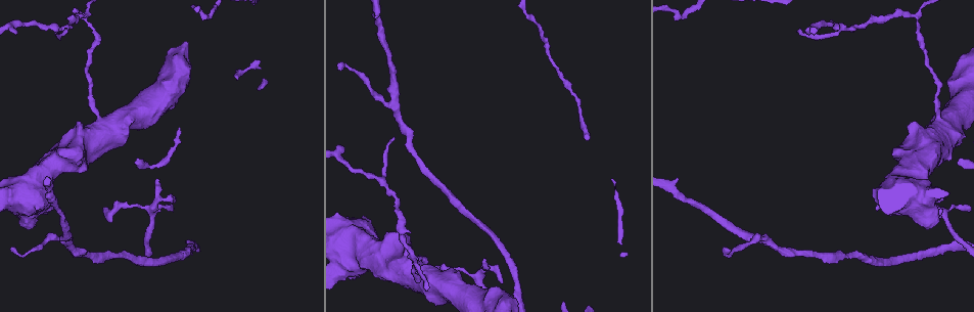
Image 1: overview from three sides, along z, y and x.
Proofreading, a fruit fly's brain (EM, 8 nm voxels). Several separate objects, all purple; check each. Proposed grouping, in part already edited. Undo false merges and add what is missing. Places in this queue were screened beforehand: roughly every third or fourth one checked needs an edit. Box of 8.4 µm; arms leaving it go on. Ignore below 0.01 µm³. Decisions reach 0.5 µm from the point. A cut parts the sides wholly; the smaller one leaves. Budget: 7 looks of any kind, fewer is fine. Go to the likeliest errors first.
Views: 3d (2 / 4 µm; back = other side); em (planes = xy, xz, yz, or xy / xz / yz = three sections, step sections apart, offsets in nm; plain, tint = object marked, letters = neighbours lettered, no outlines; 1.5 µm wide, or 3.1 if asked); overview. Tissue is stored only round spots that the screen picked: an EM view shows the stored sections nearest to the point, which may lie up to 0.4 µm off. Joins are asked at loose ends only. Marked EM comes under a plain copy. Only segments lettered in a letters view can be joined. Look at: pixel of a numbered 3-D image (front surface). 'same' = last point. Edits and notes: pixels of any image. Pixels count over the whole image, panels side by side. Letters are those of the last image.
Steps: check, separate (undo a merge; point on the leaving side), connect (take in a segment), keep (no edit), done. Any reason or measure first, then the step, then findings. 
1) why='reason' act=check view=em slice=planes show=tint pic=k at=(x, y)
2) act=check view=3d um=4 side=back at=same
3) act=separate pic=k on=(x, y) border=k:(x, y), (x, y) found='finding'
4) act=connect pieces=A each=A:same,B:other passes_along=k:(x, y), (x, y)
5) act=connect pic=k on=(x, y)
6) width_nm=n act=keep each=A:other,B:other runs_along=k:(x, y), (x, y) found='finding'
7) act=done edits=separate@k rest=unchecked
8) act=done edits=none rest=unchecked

act=check view=em slice=planes show=tint pic=1 at=(156, 180)

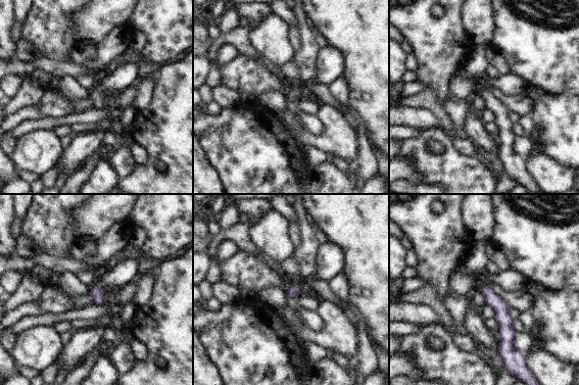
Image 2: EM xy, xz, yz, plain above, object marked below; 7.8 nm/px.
act=check view=em slice=planes show=letters at=same

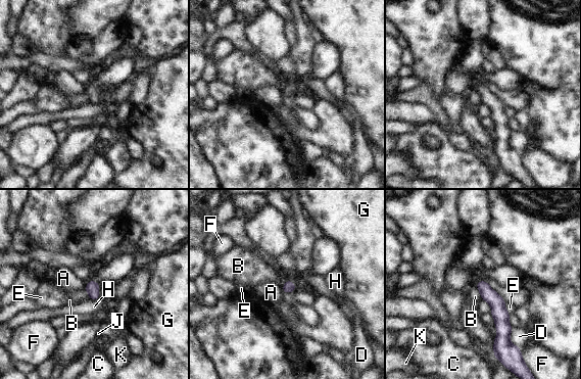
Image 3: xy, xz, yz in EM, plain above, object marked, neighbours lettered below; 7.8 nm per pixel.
act=keep each=A:other,B:other,C:other,D:other,E:other,F:other,G:other,H:other,J:other,K:other found='no lettered segment goes on from it'

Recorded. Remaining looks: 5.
why='an open end' act=check view=em slice=planes show=tint pic=1 at=(80, 121)

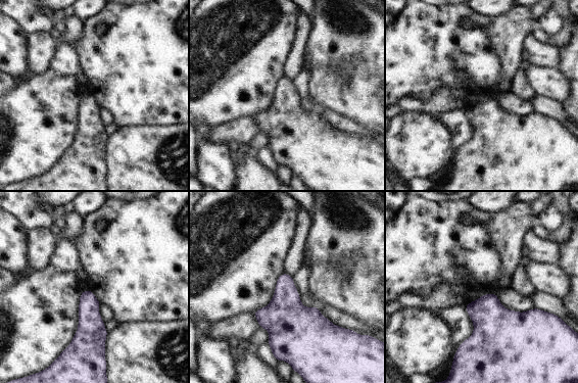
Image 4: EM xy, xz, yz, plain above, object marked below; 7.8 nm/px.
act=check view=em slice=planes show=letters at=same

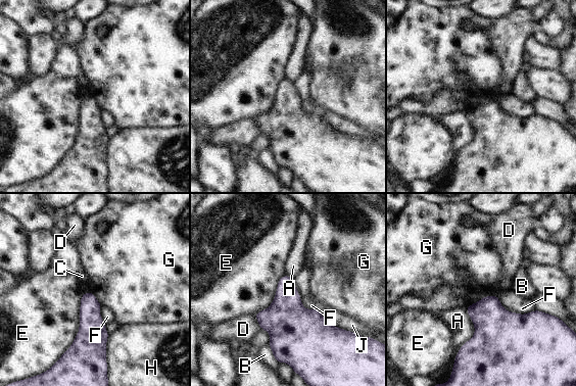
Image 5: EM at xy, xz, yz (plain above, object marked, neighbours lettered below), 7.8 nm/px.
act=keep each=A:other,B:other,C:other,D:other,E:other,F:other,G:other,H:other,J:other border=5:(498, 297), (487, 295), (465, 308) found='none of them fits'

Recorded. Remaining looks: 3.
why='three-way junction' act=check view=em slice=planes show=letters pic=1 at=(393, 101)

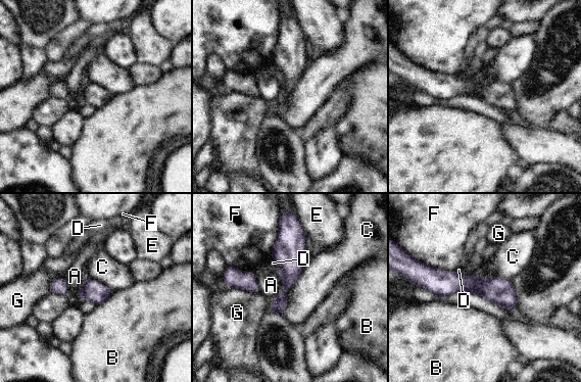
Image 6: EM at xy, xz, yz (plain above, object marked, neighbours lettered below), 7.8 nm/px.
longest_contact=C:440nm act=keep each=A:other,B:other,C:other,D:other,E:other,F:other,G:other border=6:(306, 264), (279, 313) found='all the same cell'

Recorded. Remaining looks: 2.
act=done edits=none rest=unchecked

